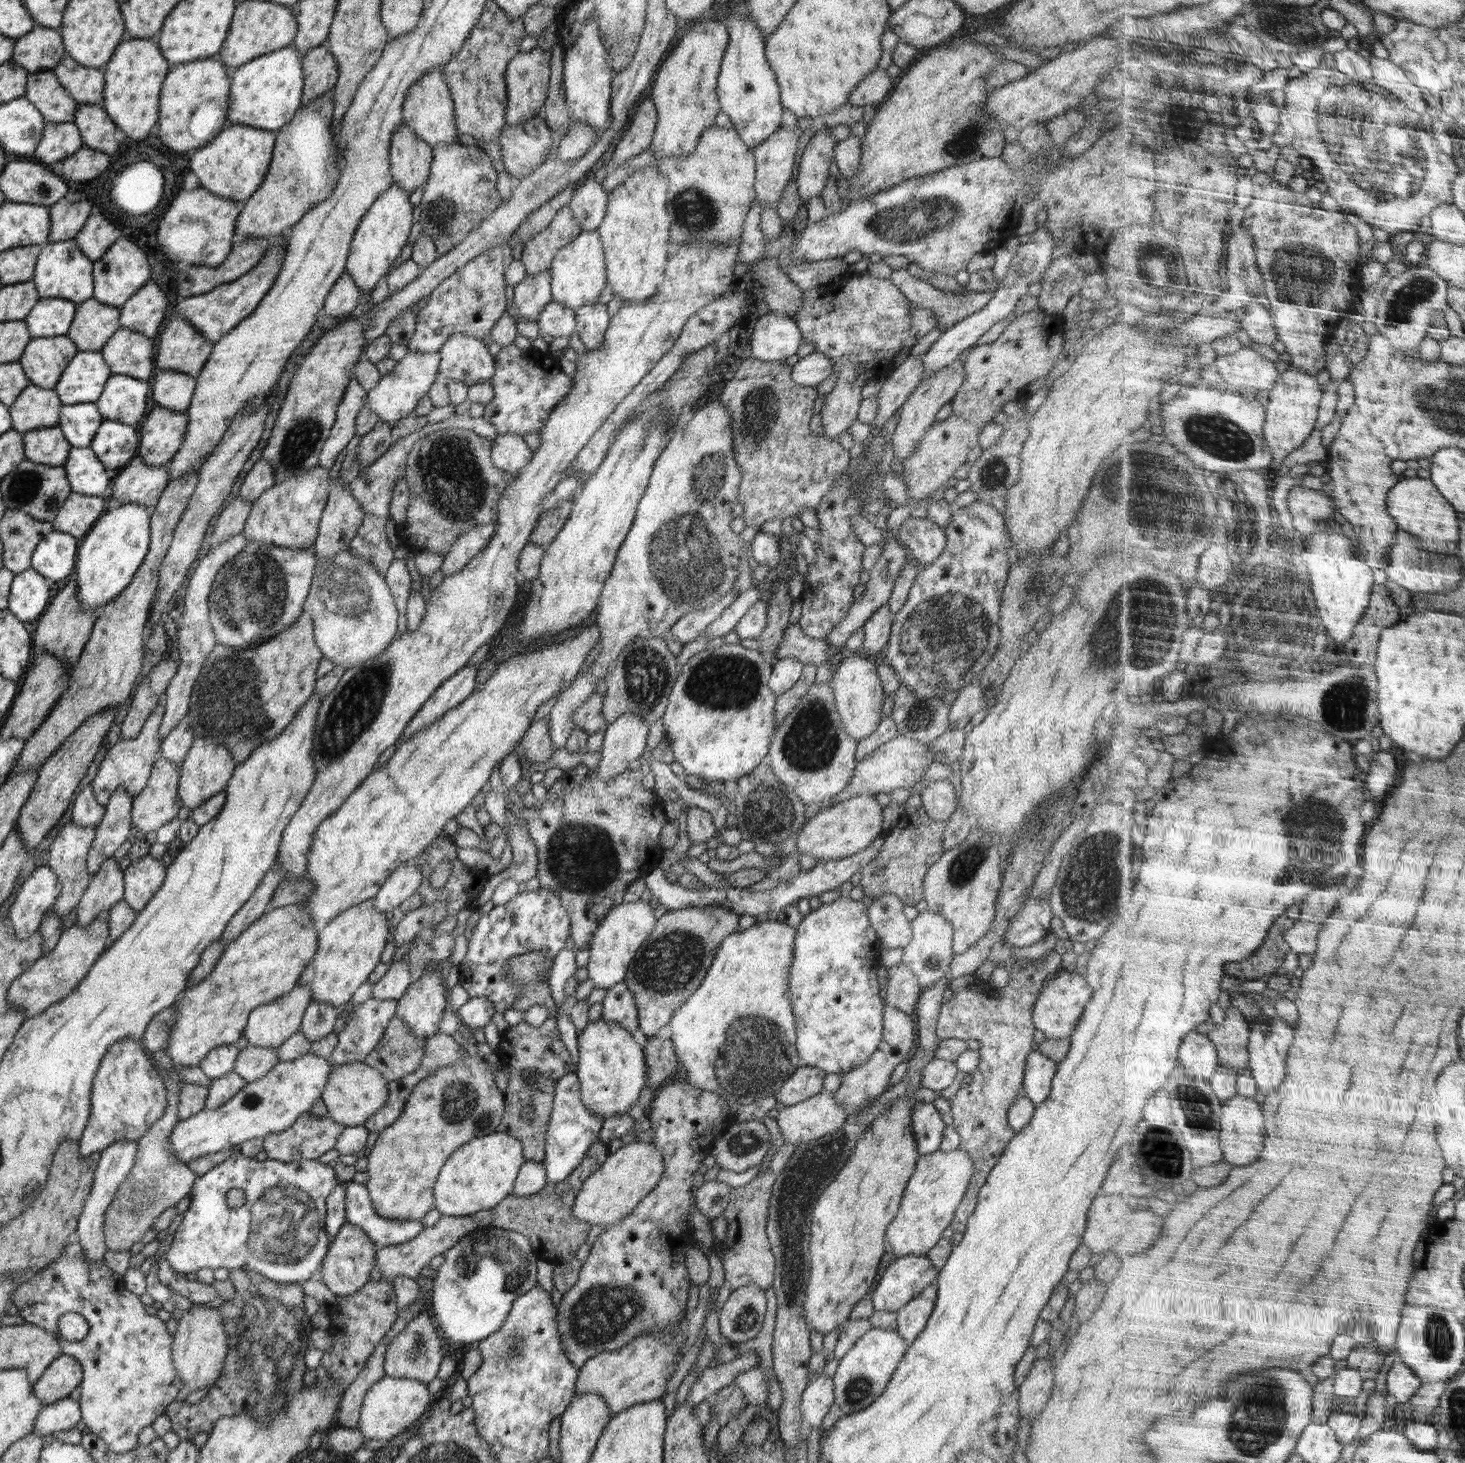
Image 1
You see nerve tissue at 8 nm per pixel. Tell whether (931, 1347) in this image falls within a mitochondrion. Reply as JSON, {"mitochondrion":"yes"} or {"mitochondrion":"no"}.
{"mitochondrion":"no"}

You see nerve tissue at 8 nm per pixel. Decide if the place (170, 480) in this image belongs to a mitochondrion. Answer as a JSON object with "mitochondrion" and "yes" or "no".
{"mitochondrion":"no"}

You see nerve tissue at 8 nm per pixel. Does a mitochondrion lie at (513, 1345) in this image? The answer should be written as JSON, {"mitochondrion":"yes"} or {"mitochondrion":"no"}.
{"mitochondrion":"yes"}

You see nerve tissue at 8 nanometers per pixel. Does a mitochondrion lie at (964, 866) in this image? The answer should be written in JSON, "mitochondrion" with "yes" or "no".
{"mitochondrion":"yes"}

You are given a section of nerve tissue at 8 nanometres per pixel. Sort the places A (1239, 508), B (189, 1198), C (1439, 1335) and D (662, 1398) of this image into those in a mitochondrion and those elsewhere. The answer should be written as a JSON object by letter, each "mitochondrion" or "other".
{"A":"mitochondrion","B":"other","C":"mitochondrion","D":"other"}

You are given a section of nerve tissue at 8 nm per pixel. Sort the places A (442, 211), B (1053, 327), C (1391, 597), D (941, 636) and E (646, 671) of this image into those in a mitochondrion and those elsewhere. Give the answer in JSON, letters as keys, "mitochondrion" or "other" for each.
{"A":"mitochondrion","B":"other","C":"other","D":"mitochondrion","E":"mitochondrion"}

